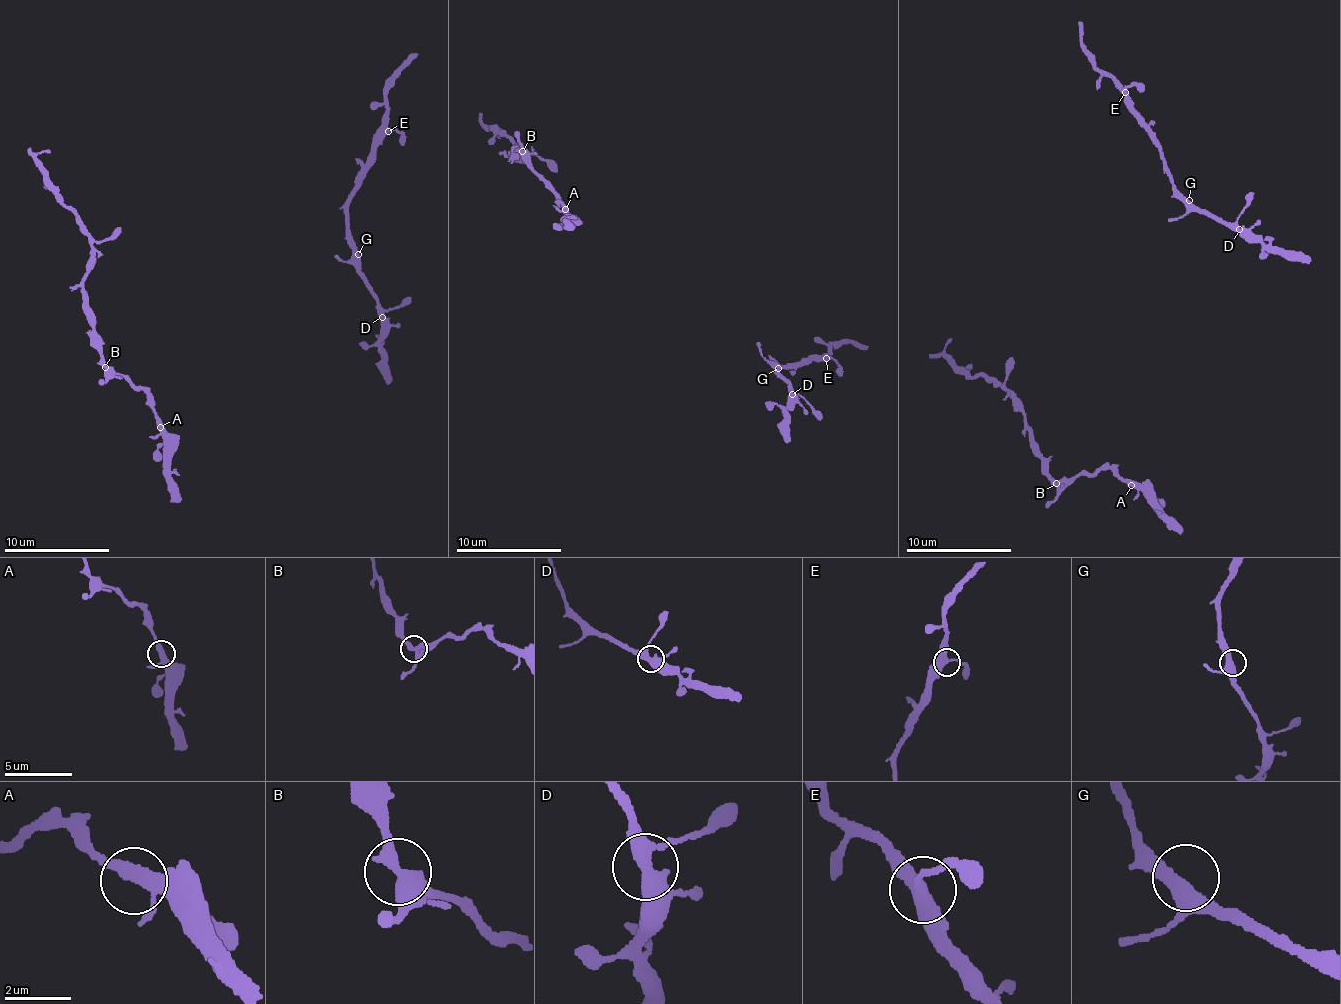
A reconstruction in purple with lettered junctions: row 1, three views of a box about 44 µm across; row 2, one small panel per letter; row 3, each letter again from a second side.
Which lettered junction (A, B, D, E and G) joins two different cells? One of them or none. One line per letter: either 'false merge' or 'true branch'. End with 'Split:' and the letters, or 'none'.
A: true branch
B: true branch
D: true branch
E: true branch
G: true branch
Split: none

